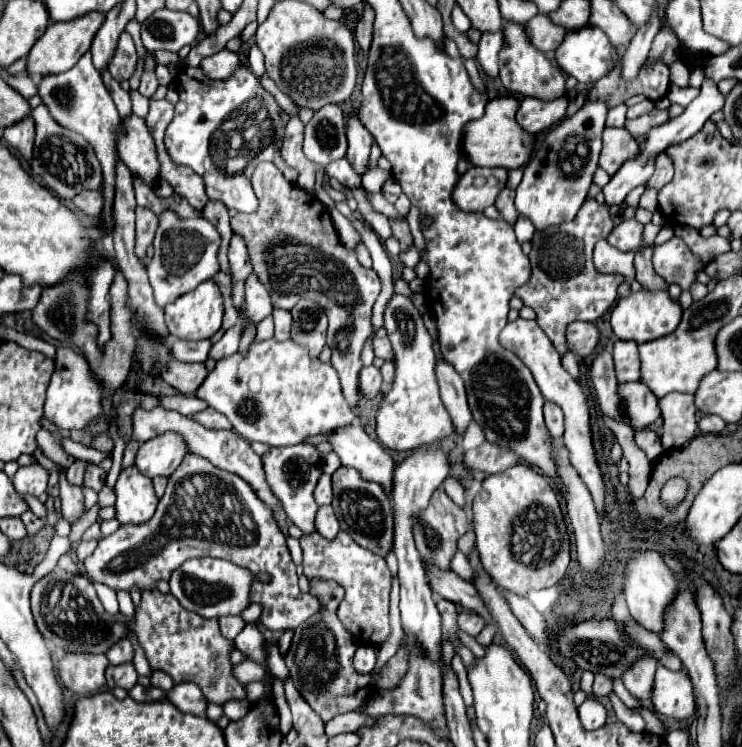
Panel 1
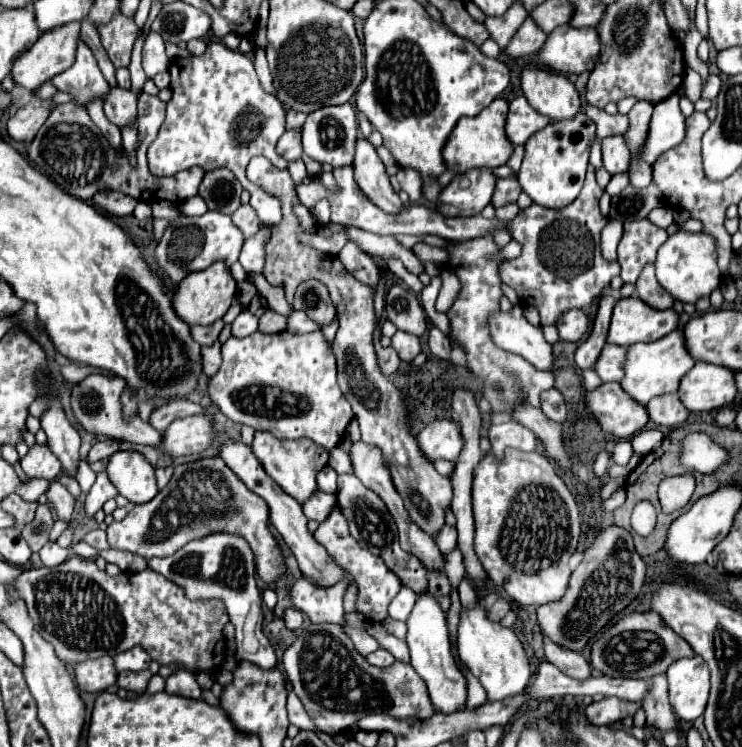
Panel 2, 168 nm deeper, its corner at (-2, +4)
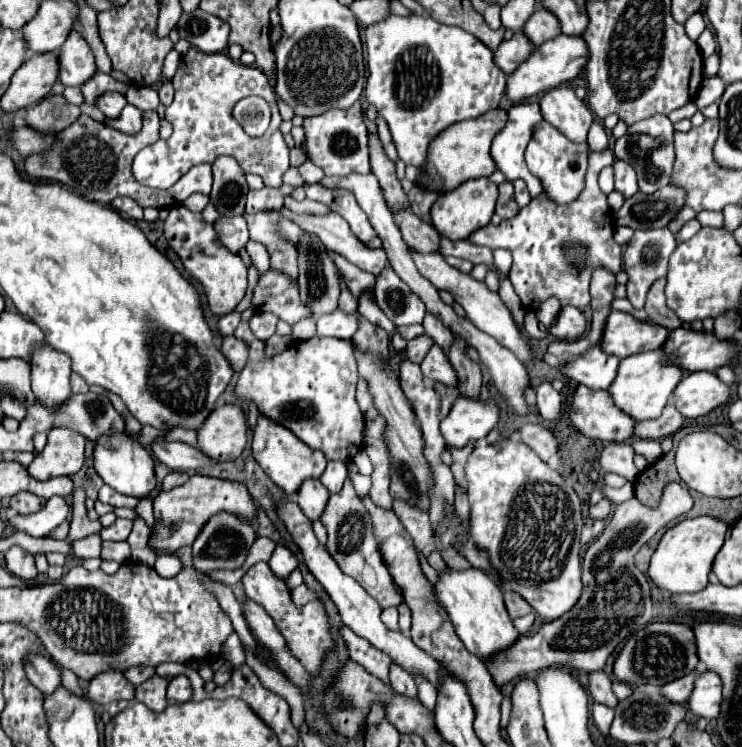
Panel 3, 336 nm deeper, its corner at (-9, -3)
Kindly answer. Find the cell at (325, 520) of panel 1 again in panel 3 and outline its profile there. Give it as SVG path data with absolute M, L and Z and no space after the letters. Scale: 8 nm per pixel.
M309 480L297 492L297 504L309 520L319 520L329 502L329 496L331 494L325 490L325 486L321 486L319 480Z

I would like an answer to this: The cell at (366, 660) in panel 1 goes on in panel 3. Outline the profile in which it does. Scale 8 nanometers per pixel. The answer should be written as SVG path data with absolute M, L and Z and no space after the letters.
M391 662L389 680L391 680L391 686L393 686L399 694L405 694L405 696L417 696L417 686L415 686L413 678L407 674L405 668L401 668L401 666L395 664L395 662Z

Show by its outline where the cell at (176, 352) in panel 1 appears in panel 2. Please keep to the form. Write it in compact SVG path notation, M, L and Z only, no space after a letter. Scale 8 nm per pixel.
M218 319L218 323L212 323L210 327L192 327L192 337L200 343L200 345L210 345L218 339L220 331L224 329L224 321Z

